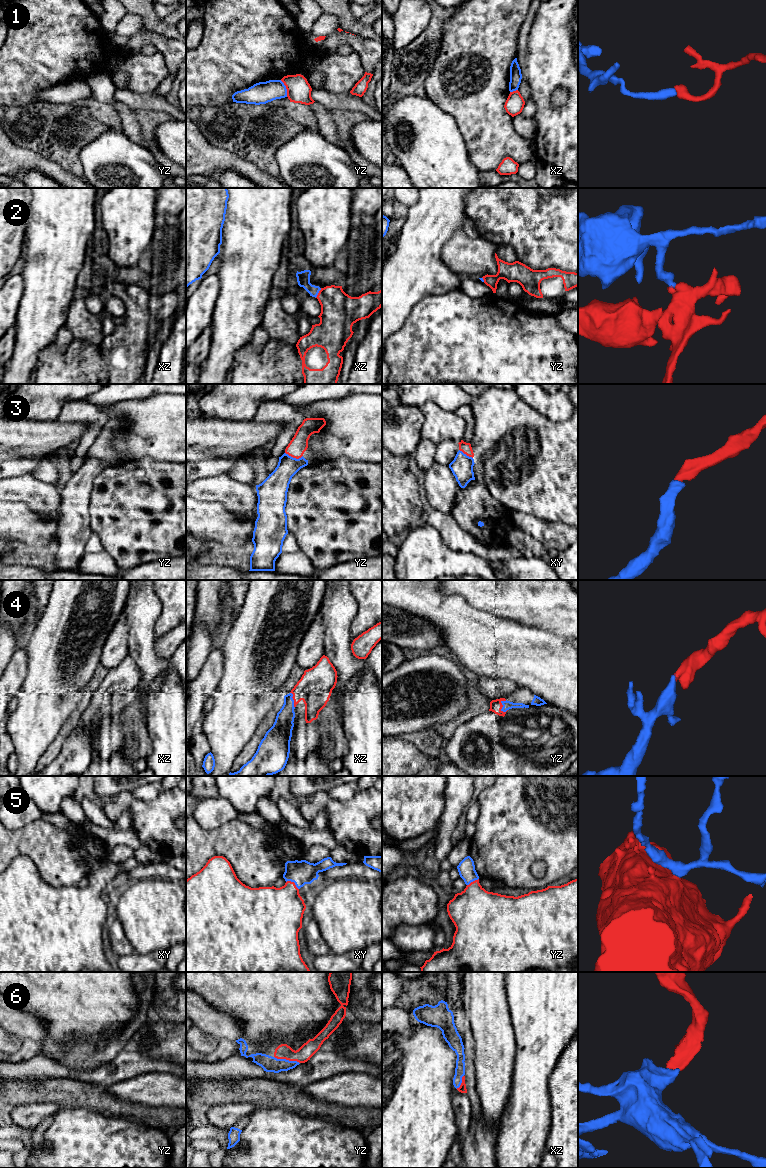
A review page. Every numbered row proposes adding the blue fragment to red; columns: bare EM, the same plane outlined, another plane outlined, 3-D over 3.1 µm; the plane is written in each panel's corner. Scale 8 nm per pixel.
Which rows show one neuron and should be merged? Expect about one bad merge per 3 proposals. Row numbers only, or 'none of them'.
2, 3, 4, 5, 6

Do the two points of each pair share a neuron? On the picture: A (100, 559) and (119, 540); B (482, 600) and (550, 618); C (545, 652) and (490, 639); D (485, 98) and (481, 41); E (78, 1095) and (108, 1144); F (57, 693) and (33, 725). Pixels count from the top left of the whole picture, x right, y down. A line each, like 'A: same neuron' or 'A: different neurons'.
A: different neurons
B: same neuron
C: same neuron
D: same neuron
E: different neurons
F: same neuron

